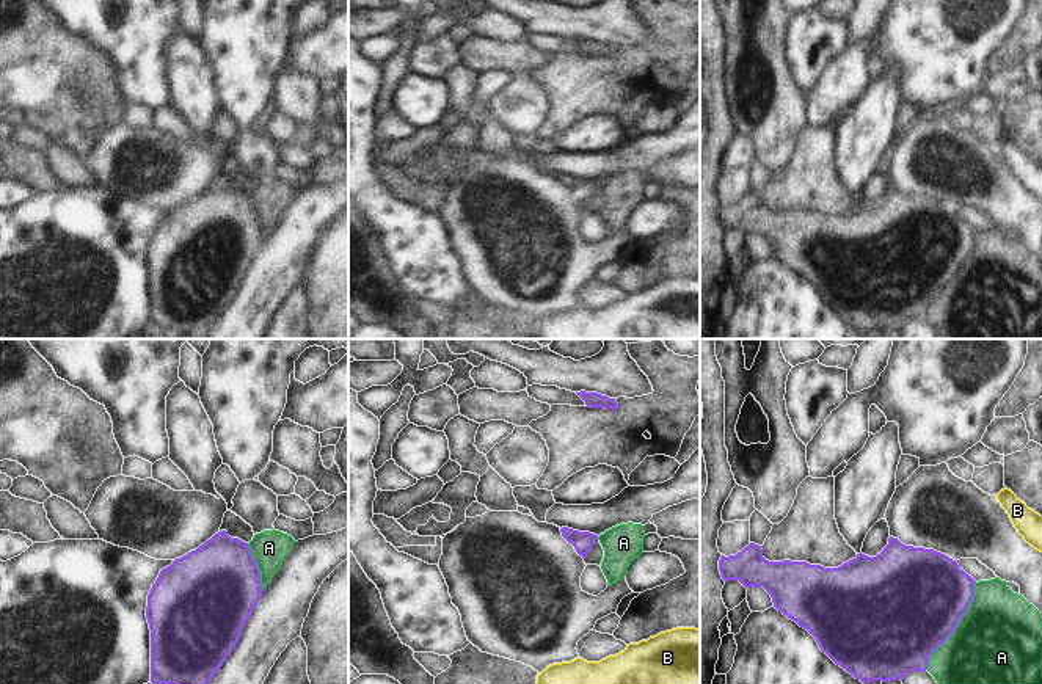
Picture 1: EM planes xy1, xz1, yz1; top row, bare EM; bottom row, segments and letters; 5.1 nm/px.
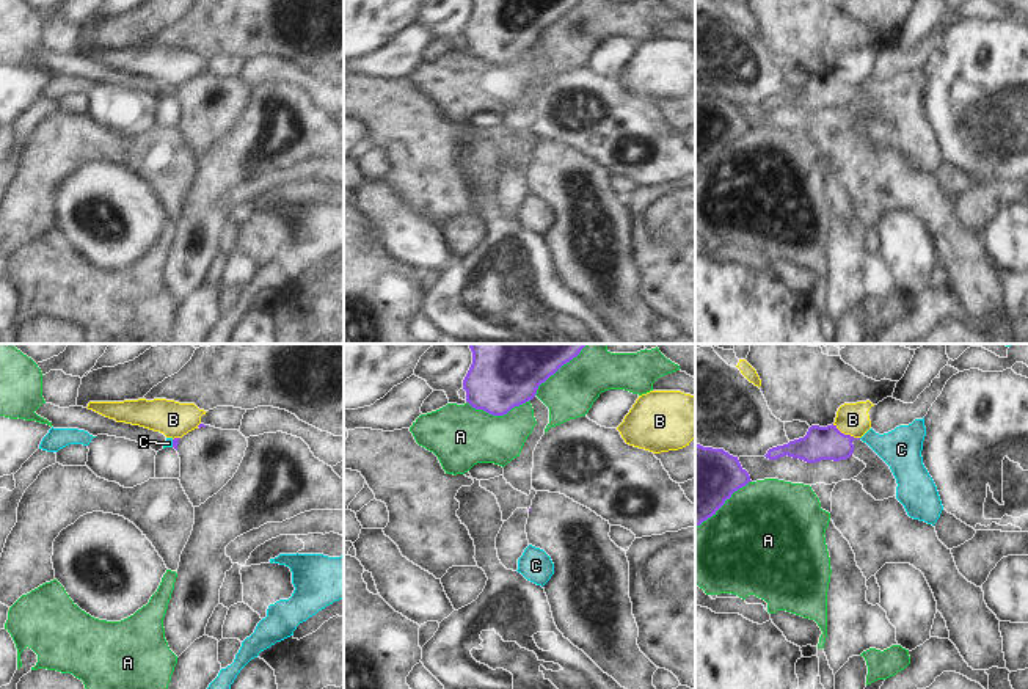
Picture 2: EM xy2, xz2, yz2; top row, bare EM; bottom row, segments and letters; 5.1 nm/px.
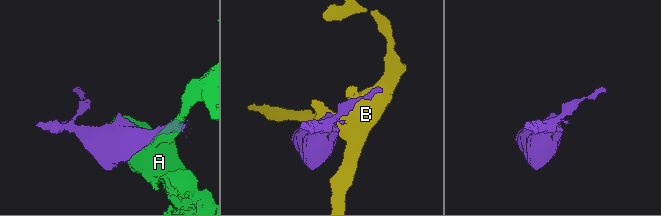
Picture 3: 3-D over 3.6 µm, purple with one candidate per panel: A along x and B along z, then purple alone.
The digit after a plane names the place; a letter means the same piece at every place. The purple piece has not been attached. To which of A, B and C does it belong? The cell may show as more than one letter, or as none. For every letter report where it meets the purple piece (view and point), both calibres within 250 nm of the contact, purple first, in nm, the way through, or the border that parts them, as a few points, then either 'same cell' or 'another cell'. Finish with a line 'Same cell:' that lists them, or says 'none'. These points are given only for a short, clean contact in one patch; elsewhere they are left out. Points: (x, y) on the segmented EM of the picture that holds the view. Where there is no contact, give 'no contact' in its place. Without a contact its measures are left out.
A: meets purple in yz1 at (958, 623); 500 nm thick on the purple side, 440 nm on the other; another cell
B: meets purple in yz2 at (846, 435); 180 nm thick on the purple side, 160 nm on the other; border along yz2 (832, 424), (842, 432), (859, 438); another cell
C: meets purple in xy2 at (173, 443); 30 nm thick on the purple side, 50 nm on the other; border along xy2 (171, 440), (173, 446); another cell
Same cell: none

